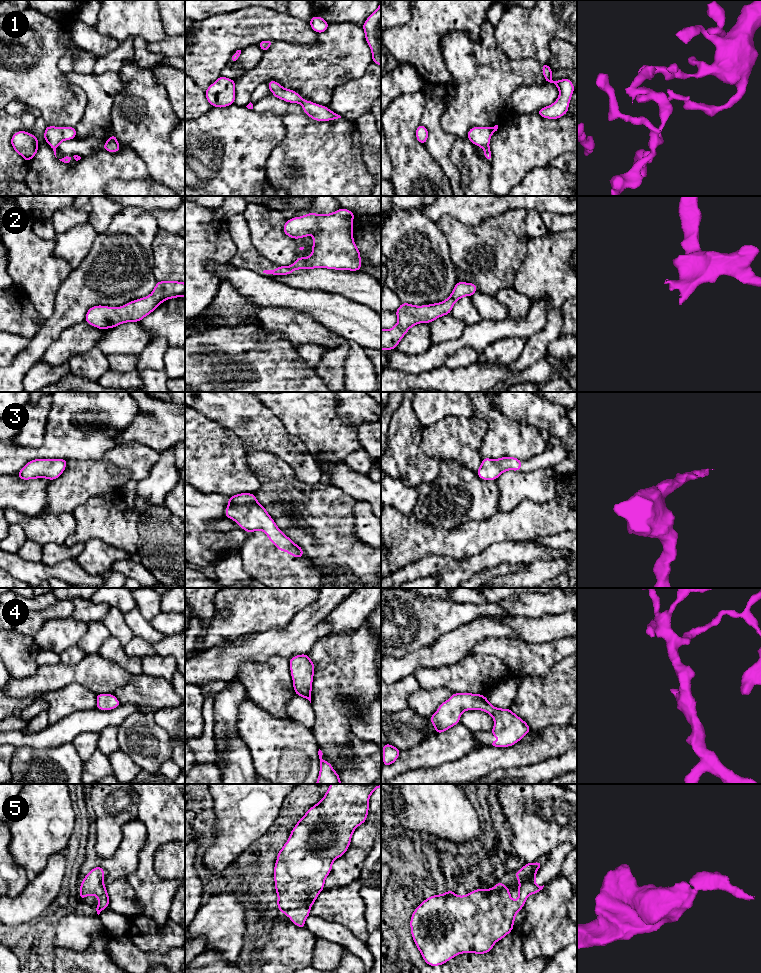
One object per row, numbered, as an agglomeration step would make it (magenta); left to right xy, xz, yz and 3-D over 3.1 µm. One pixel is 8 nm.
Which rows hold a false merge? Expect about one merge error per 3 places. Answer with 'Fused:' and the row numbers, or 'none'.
Fused: none

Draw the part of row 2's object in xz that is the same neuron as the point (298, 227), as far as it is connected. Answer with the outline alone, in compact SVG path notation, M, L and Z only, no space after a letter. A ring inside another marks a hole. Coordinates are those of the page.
M344 208L330 214L307 213L285 222L284 233L294 239L314 237L312 255L300 257L291 266L264 270L271 275L288 275L297 269L328 268L359 271L360 251L353 239L354 212Z

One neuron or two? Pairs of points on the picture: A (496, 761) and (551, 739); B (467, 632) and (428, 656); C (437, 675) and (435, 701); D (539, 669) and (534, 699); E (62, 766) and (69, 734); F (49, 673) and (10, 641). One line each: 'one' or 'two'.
A: one
B: one
C: two
D: two
E: two
F: two

